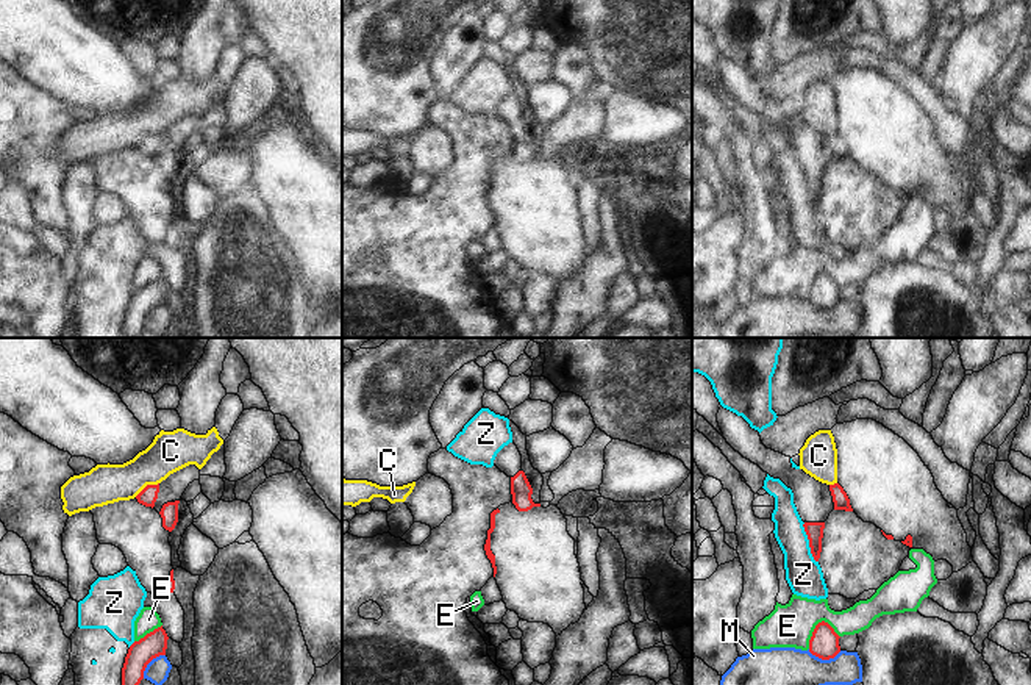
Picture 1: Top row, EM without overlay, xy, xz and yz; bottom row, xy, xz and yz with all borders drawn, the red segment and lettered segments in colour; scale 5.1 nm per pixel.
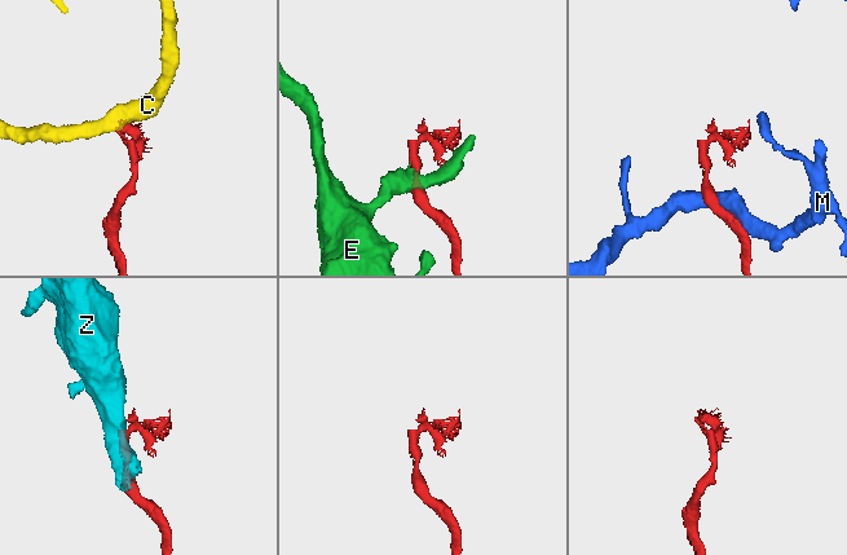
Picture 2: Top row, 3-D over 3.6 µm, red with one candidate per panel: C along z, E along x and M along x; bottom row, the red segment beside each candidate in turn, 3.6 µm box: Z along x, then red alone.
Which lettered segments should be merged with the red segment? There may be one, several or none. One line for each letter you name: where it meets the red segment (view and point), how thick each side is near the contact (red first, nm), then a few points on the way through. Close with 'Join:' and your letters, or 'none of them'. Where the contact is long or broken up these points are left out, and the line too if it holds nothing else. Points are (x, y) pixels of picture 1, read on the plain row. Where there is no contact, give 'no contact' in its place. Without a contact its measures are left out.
Join: none of them

